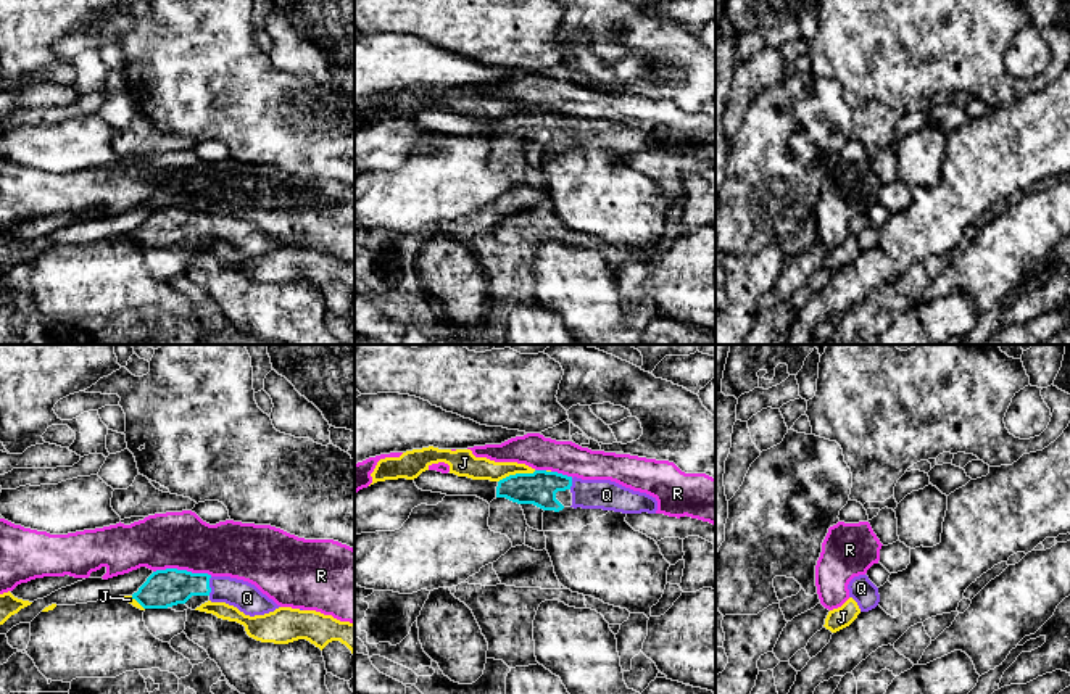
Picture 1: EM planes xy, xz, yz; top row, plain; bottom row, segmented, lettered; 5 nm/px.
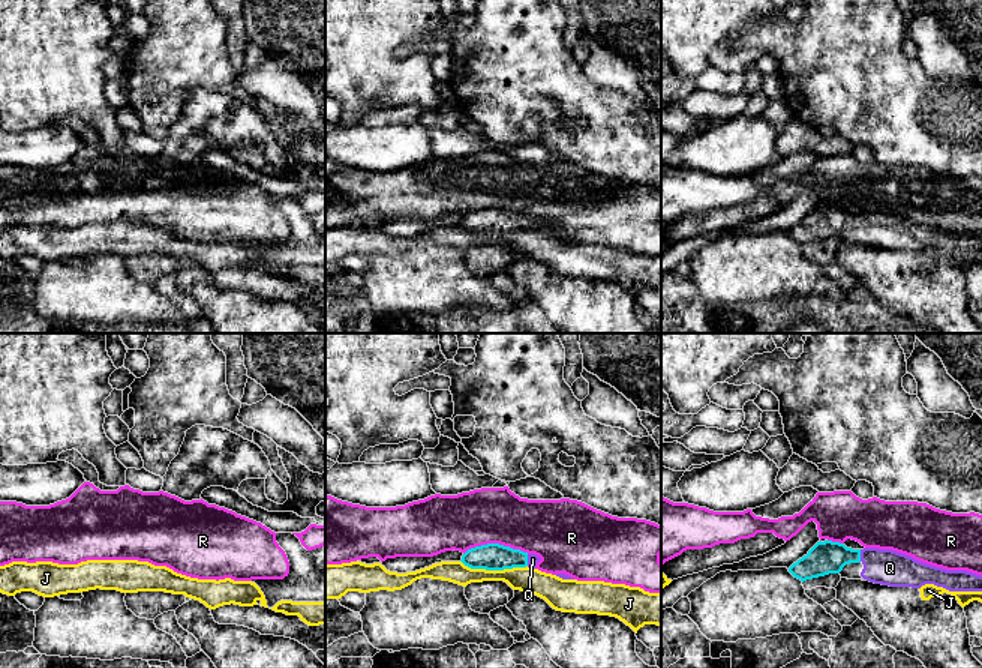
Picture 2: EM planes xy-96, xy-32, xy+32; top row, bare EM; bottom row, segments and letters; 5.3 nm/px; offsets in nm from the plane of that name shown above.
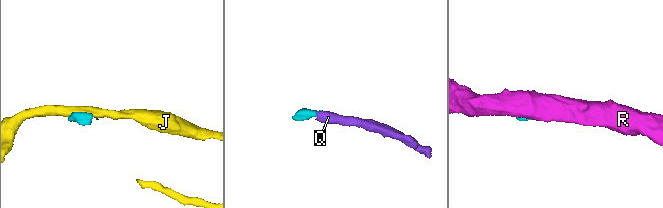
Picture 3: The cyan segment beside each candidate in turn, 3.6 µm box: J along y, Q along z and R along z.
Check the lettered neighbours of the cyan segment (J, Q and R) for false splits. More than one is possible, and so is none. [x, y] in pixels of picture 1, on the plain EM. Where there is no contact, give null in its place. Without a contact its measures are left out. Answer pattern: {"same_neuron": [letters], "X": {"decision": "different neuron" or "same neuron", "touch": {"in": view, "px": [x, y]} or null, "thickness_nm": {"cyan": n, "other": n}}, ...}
{"same_neuron": ["Q"], "J": {"decision": "different neuron", "touch": {"in": "xz", "px": [516, 113]}, "thickness_nm": {"cyan": 170, "other": 120}}, "Q": {"decision": "same neuron", "touch": {"in": "xy", "px": [208, 226]}, "thickness_nm": {"cyan": 190, "other": 150}}, "R": {"decision": "different neuron", "touch": {"in": "xy", "px": [182, 210]}, "thickness_nm": {"cyan": 190, "other": 280}}}

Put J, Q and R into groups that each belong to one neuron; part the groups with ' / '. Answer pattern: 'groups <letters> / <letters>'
groups J / Q / R

